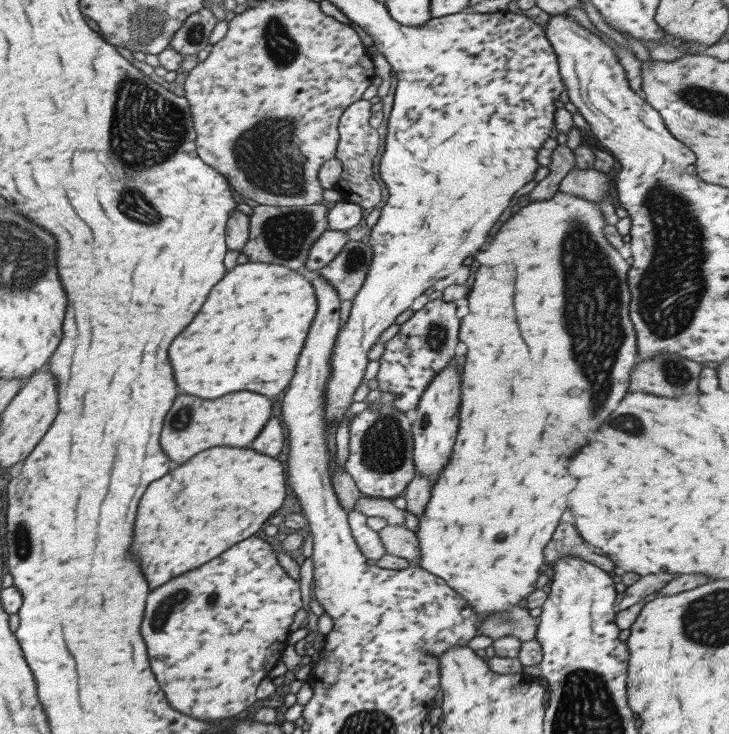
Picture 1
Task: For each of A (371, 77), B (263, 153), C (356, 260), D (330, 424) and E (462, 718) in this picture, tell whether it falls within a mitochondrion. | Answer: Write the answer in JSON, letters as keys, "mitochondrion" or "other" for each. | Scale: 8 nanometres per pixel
{"A":"other","B":"mitochondrion","C":"mitochondrion","D":"other","E":"other"}

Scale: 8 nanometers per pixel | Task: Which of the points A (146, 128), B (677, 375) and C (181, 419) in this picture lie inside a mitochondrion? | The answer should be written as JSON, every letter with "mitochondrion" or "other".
{"A":"mitochondrion","B":"mitochondrion","C":"mitochondrion"}

